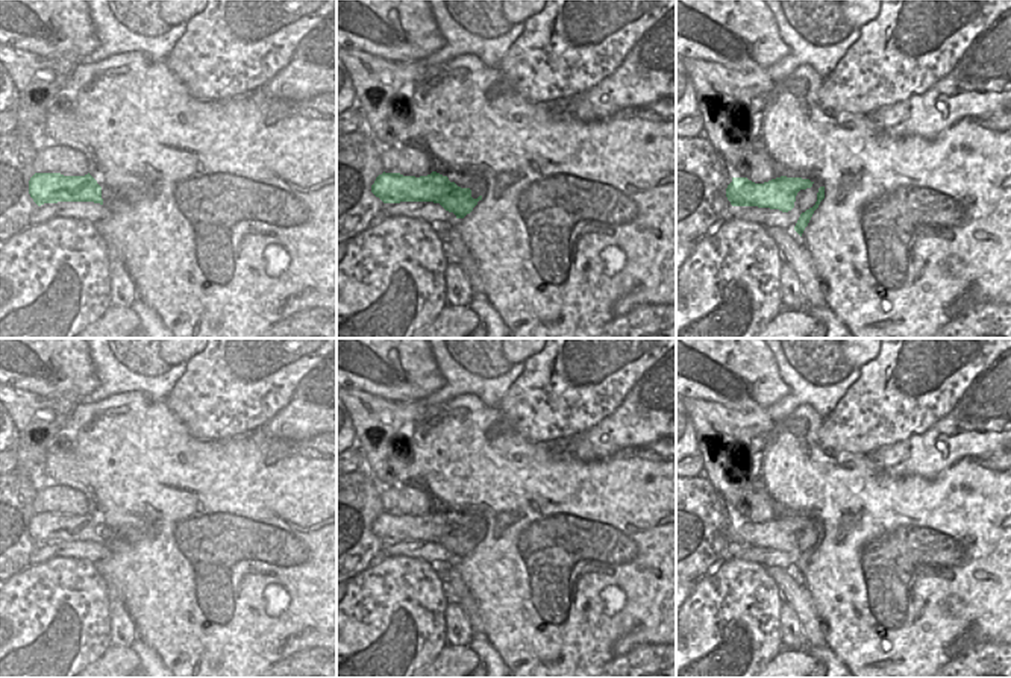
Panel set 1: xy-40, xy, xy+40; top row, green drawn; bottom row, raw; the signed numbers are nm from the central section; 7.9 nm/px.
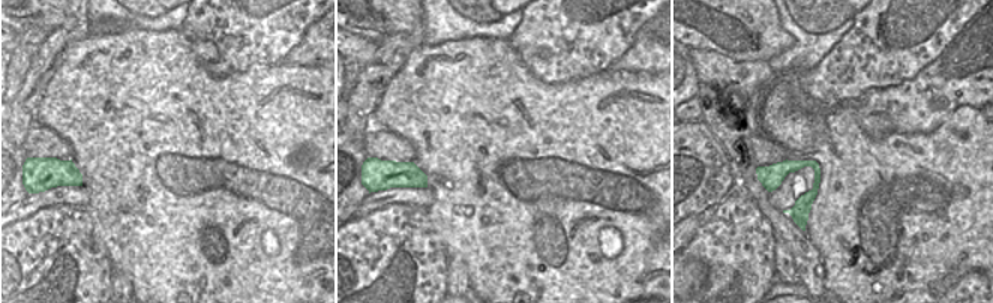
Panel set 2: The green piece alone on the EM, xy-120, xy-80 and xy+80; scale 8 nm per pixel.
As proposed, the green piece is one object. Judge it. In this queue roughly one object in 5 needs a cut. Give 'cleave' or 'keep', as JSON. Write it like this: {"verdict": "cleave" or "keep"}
{"verdict": "keep"}

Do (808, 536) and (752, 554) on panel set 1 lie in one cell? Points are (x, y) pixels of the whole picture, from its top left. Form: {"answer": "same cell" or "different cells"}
{"answer": "same cell"}

